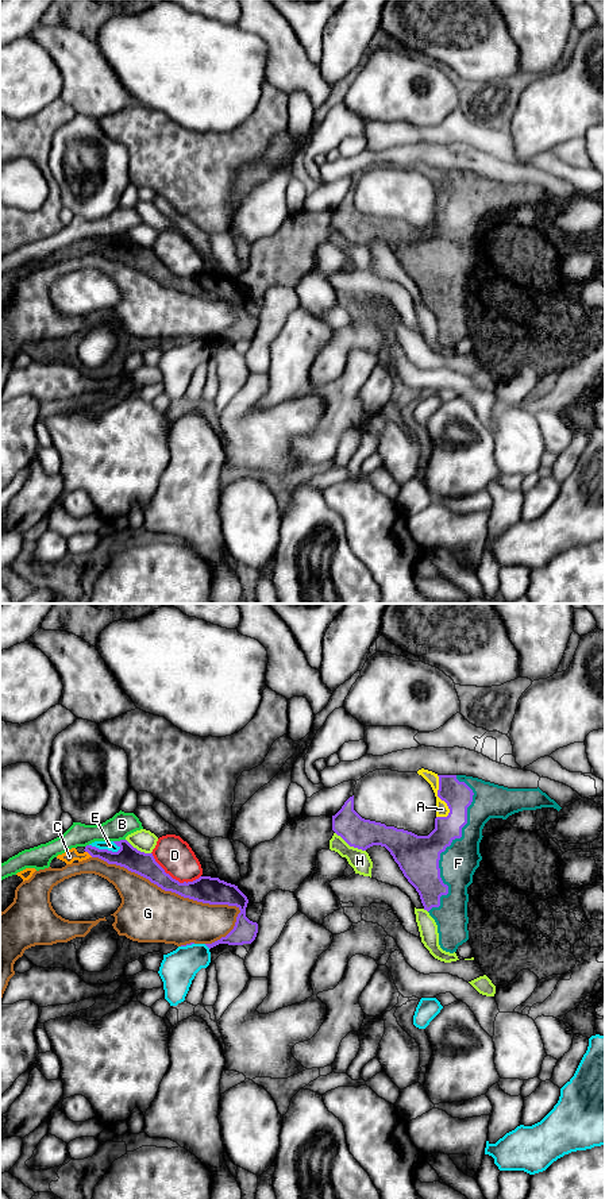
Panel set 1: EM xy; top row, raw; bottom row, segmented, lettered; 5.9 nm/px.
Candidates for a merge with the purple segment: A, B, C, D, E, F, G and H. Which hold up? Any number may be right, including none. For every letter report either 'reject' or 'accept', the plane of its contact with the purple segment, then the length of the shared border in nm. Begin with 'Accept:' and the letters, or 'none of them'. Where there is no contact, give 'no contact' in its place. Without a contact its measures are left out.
Accept: A, C, F
A: accept; meets purple in xy; contact 260 nm long
B: reject; meets purple in xy; contact 70 nm long
C: accept; meets purple in xy; contact 60 nm long
D: reject; meets purple in xy; contact 320 nm long
E: reject; meets purple in xy; contact 190 nm long
F: accept; meets purple in xy; contact 850 nm long
G: reject; meets purple in xy; contact 950 nm long
H: reject; meets purple in xy; contact 220 nm long

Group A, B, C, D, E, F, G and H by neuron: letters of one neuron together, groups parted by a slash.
A C F / B / D / E / G / H

